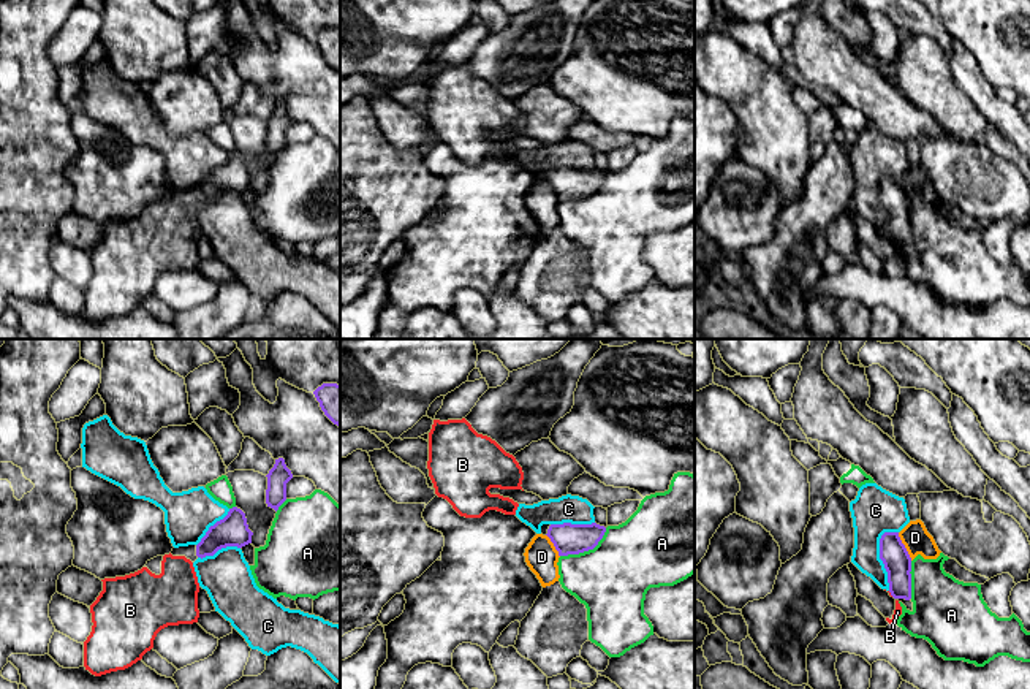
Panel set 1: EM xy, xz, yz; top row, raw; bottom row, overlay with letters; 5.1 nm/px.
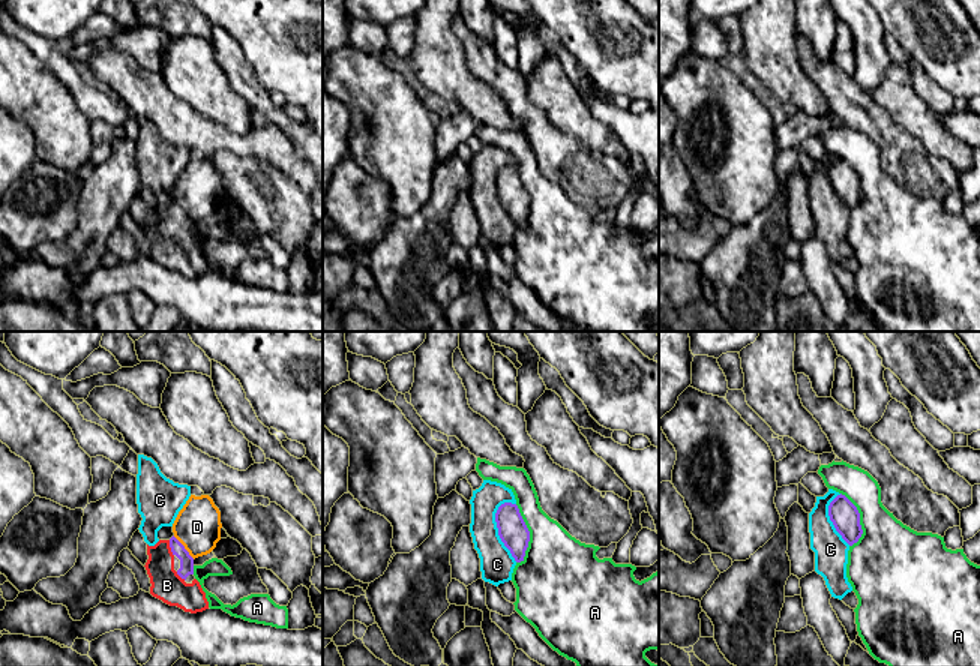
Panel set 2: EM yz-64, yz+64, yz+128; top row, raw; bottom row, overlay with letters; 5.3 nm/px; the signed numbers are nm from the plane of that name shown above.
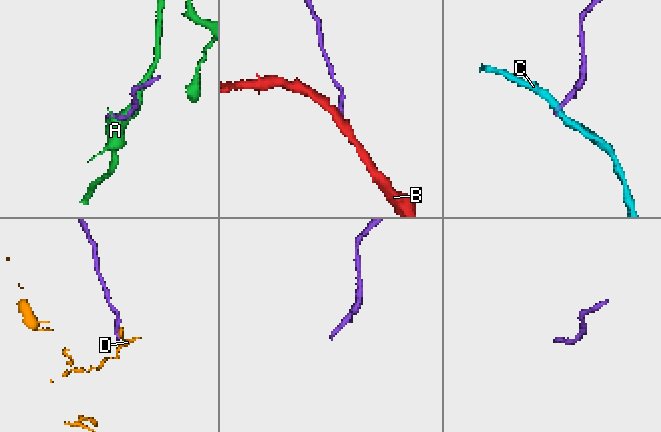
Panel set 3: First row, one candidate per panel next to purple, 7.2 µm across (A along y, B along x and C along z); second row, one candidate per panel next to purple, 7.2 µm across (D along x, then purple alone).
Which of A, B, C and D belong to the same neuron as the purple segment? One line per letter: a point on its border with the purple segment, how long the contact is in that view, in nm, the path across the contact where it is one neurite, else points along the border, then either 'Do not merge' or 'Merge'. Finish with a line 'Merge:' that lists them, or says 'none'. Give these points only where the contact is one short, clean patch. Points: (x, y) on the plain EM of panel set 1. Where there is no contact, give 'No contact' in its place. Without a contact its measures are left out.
A: Touches purple at xz (586, 195). Shared border 280 nm. Do not merge
B: Touches purple at yz (891, 239). Shared border 40 nm. Path across: yz (897, 208), (897, 233), (891, 239), (888, 236). Merge
C: Touches purple at yz (880, 200). Shared border 300 nm. Boundary: yz (897, 176), (886, 176), (880, 184), (880, 205), (889, 235). Do not merge
D: Touches purple at yz (904, 192). Shared border 160 nm. Boundary: yz (897, 178), (912, 205). Do not merge
Merge: B

